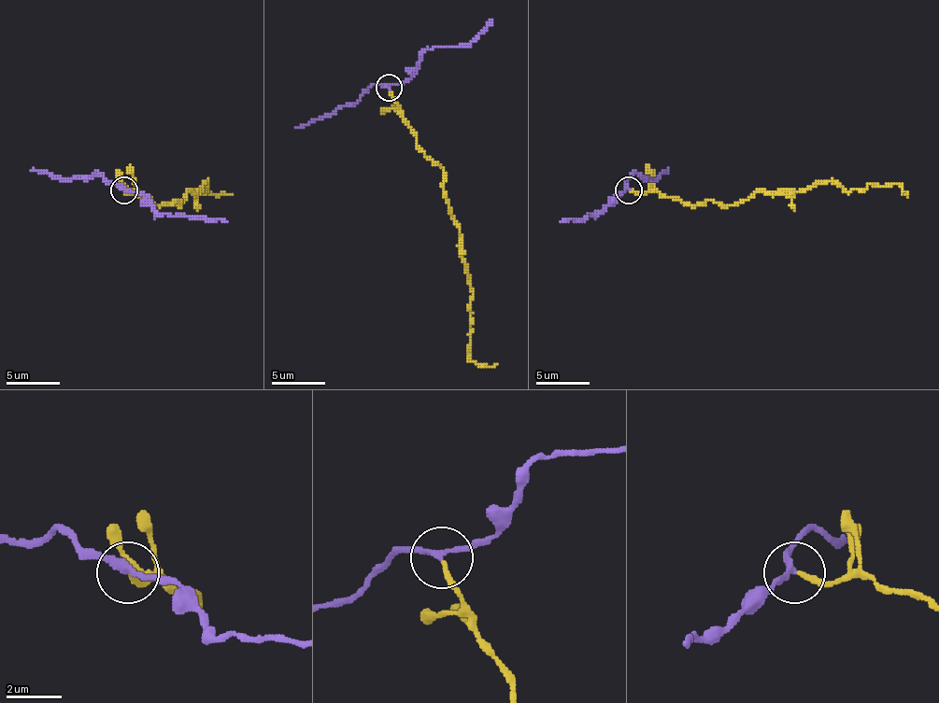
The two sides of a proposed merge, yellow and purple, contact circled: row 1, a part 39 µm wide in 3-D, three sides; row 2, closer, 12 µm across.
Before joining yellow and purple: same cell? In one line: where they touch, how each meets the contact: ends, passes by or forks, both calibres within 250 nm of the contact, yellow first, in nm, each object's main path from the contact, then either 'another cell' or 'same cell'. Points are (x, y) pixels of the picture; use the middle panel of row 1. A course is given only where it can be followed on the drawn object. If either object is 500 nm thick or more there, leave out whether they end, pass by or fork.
place (389, 88); yellow ends; purple passes by; calibres 190 and 200 nm; course yellow (390, 90), (421, 151), (443, 170), (443, 197), (473, 288), (470, 356), (478, 367), (497, 364); course purple (390, 87), (405, 81), (421, 51), (435, 47), (467, 47), (491, 20); another cell

